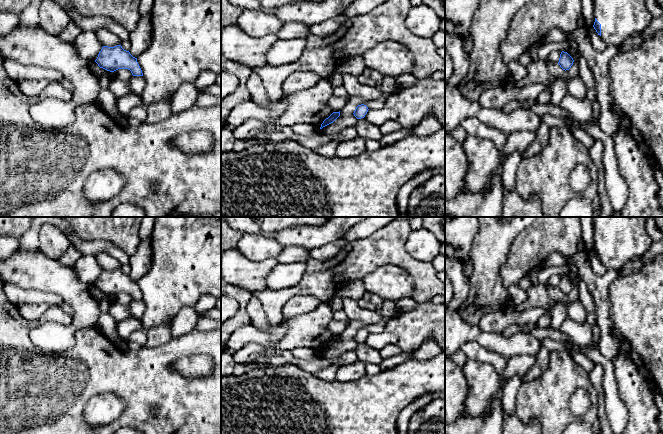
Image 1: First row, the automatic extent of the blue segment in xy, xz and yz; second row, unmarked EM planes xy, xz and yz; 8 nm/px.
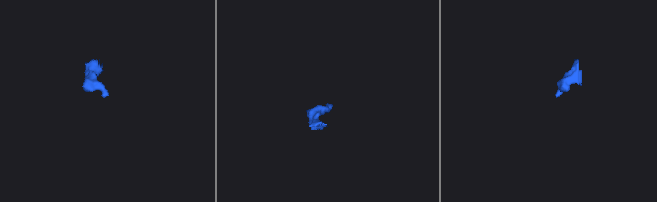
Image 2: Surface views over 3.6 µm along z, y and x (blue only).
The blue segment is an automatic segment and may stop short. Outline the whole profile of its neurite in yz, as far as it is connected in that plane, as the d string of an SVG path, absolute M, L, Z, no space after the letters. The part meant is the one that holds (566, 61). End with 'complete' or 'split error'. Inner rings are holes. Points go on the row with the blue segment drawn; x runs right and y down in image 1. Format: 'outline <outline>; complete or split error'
outline M561 52L558 64L563 70L569 70L573 65L573 62L573 58L567 52Z; complete

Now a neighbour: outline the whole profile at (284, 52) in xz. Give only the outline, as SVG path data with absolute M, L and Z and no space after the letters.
M306 38L291 40L278 39L267 52L267 64L278 67L296 62L302 54L305 39Z

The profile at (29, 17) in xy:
M31 0L30 4L20 14L20 24L34 27L39 23L39 7L43 0Z

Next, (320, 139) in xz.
M262 130L252 134L251 138L265 140L266 142L280 142L291 140L298 142L313 151L331 141L330 137L322 133L321 130L314 137L306 137L295 133L293 133L291 136L286 136L281 130Z

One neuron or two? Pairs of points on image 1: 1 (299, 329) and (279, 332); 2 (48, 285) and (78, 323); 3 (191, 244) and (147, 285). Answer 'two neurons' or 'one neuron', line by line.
1: two neurons
2: one neuron
3: one neuron

